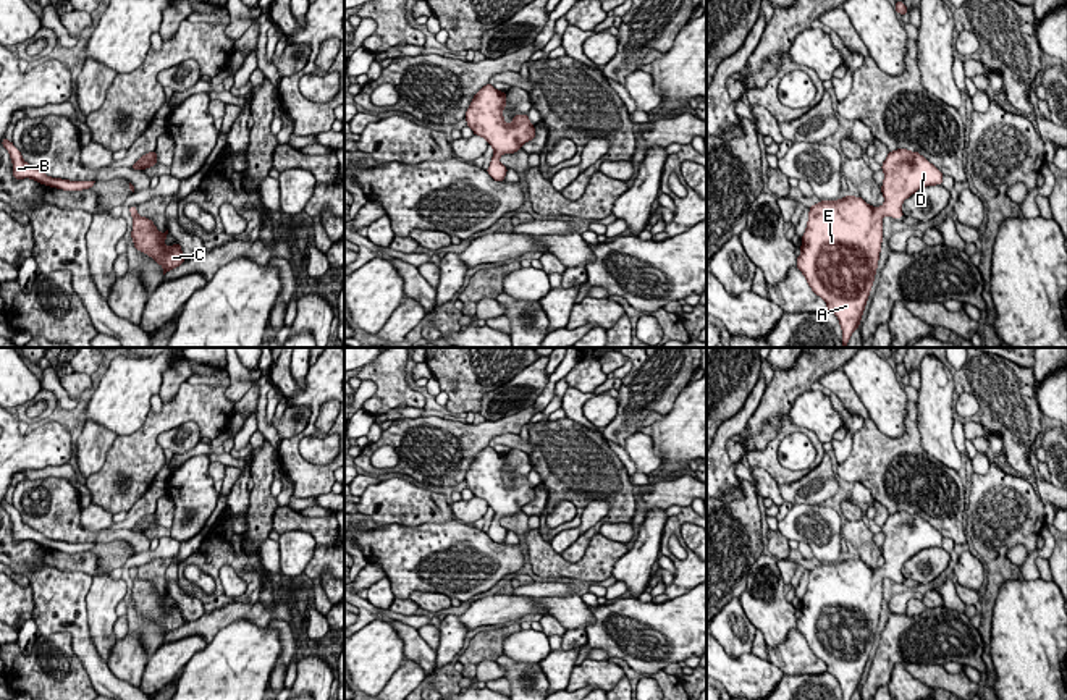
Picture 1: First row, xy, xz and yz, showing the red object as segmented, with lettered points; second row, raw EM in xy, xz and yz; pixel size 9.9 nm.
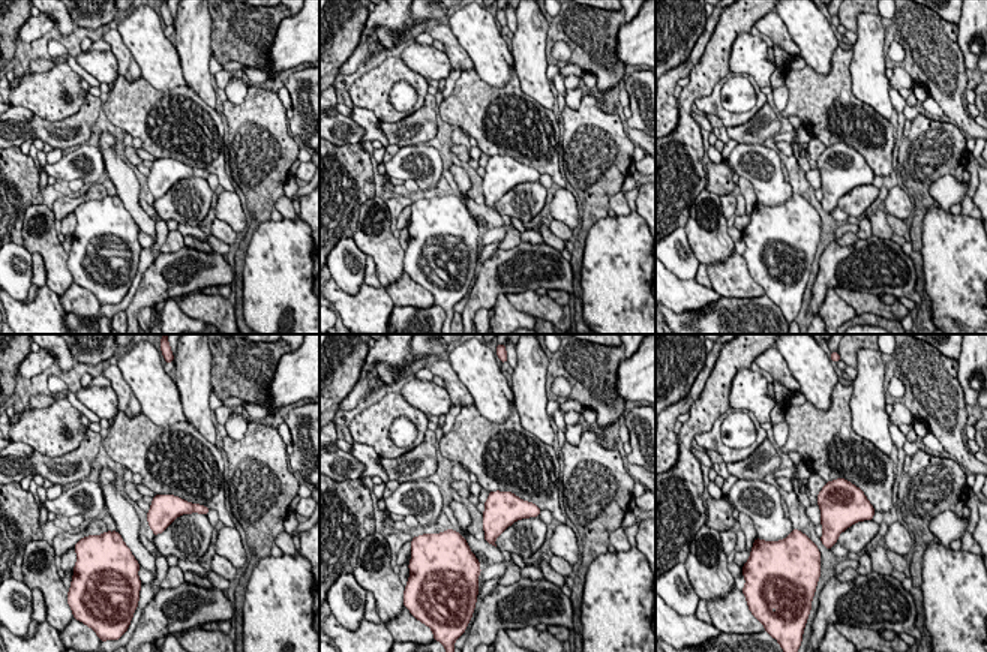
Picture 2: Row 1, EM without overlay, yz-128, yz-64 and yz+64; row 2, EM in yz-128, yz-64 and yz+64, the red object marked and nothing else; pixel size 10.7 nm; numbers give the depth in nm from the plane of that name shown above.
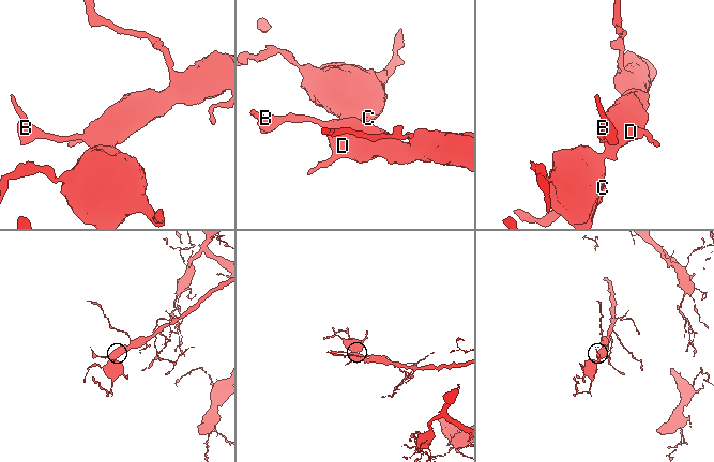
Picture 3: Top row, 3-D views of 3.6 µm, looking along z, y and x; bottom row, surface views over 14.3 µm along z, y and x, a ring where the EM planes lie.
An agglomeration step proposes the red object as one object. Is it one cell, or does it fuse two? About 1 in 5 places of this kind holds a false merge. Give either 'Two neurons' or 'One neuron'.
One neuron

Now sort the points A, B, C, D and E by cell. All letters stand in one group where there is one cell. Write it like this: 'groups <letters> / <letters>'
groups A B C D E

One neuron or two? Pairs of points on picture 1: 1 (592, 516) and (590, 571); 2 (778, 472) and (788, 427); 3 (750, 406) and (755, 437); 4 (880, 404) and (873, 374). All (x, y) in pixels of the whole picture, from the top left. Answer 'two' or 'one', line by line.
1: two
2: one
3: two
4: one

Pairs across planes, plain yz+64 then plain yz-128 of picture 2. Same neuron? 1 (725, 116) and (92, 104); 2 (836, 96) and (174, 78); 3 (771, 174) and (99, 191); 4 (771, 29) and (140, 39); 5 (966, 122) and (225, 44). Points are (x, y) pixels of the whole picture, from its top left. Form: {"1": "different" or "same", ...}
{"1": "different", "2": "different", "3": "different", "4": "different", "5": "same"}

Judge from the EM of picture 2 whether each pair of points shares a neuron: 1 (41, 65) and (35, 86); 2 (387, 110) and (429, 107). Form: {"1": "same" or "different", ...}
{"1": "different", "2": "different"}

